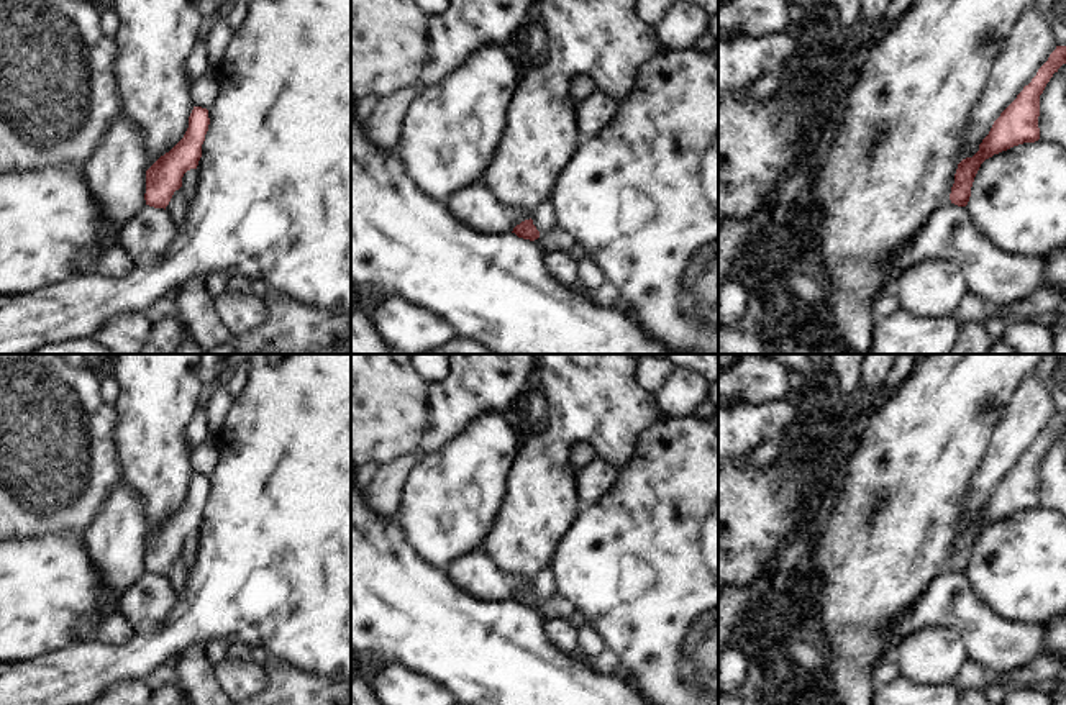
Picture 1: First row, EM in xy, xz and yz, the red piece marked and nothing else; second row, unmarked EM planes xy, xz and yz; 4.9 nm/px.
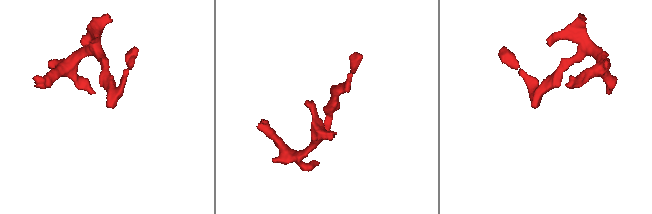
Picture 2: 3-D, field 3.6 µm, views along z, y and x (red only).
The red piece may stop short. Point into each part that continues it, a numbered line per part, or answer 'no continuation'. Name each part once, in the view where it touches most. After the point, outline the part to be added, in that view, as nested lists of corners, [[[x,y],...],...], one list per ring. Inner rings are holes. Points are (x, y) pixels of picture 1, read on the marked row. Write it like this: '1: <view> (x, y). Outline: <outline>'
no continuation

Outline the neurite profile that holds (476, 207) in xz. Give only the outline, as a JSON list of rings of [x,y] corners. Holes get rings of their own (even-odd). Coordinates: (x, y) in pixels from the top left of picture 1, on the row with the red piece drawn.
[[[482,182],[454,192],[446,202],[446,208],[456,221],[474,233],[510,233],[515,218],[515,212],[503,208]]]

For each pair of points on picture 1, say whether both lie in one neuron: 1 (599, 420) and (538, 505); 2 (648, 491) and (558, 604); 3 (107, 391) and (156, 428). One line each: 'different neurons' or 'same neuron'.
1: same neuron
2: different neurons
3: different neurons

